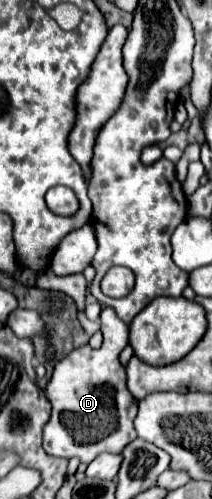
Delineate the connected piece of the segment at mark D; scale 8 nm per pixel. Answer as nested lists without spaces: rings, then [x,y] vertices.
[[[112,308],[102,310],[100,322],[104,336],[102,348],[92,350],[90,346],[82,346],[72,350],[56,362],[52,380],[44,388],[52,402],[52,418],[44,426],[44,450],[66,460],[76,456],[84,464],[90,464],[102,452],[120,454],[136,438],[134,418],[138,402],[126,388],[126,372],[118,360],[128,344],[128,326],[118,320]]]

